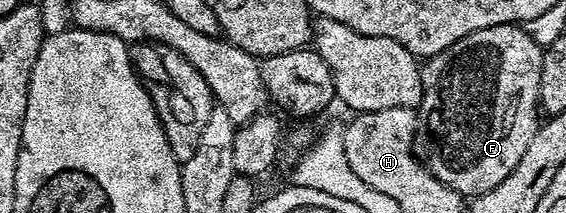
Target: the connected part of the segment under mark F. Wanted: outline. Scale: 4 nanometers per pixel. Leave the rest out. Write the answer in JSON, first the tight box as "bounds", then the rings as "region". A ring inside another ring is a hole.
{"bounds":[419,23,543,197],"region":[[[504,23],[503,25],[491,25],[487,29],[479,29],[451,45],[443,53],[434,55],[424,60],[421,67],[421,105],[419,108],[419,123],[427,134],[433,138],[433,156],[427,159],[429,172],[443,185],[455,189],[463,197],[476,197],[495,189],[499,181],[507,178],[507,173],[519,165],[527,145],[531,145],[531,137],[535,137],[539,126],[539,108],[541,105],[541,66],[543,65],[543,47],[537,44],[529,36],[524,26],[516,23]]]}

